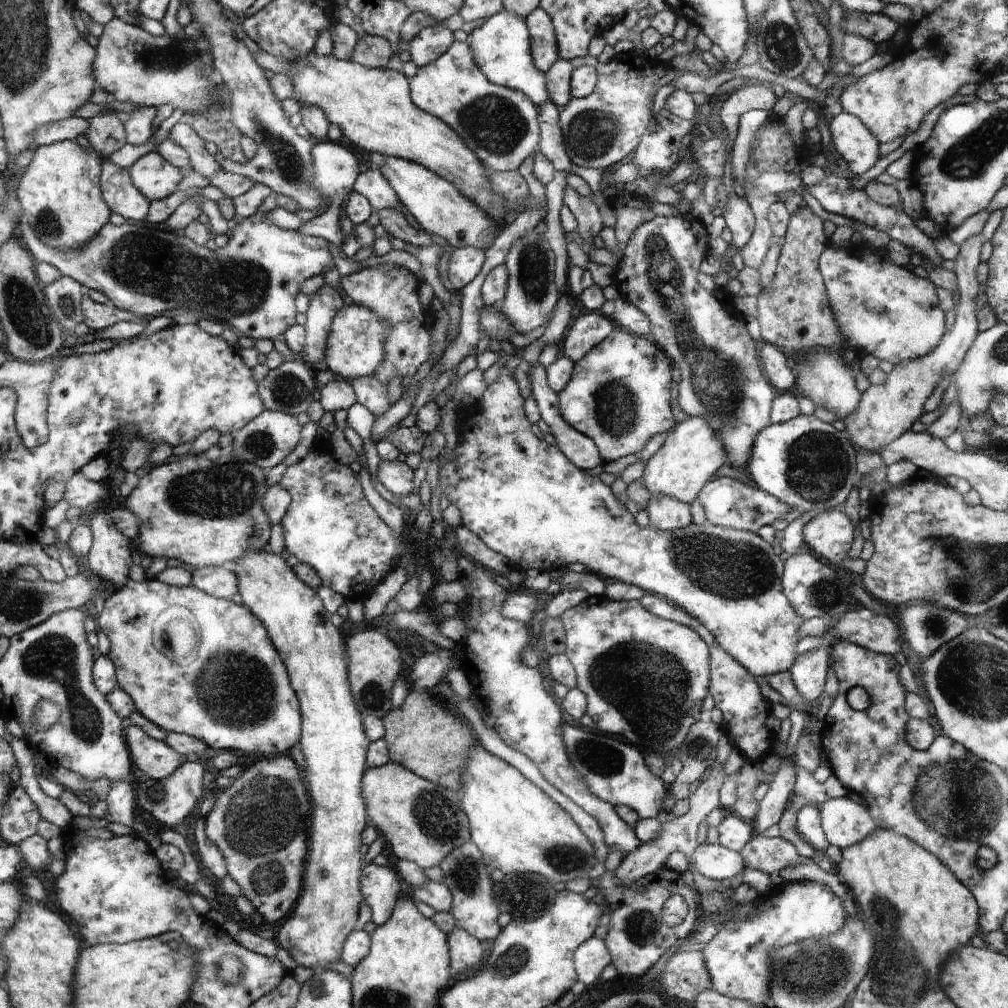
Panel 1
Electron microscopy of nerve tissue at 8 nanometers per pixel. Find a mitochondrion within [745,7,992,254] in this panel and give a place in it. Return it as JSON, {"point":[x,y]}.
{"point":[779,44]}

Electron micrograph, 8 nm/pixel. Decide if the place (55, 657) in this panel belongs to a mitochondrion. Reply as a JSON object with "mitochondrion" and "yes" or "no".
{"mitochondrion":"yes"}

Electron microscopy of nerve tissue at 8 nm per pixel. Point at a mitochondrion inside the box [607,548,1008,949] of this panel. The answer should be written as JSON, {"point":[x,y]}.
{"point":[957,799]}

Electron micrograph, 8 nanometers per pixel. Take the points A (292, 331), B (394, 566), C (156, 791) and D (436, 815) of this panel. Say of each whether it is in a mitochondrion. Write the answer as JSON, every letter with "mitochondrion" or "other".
{"A":"other","B":"other","C":"mitochondrion","D":"mitochondrion"}

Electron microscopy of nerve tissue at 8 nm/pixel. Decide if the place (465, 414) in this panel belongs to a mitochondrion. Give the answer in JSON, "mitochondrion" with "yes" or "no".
{"mitochondrion":"no"}

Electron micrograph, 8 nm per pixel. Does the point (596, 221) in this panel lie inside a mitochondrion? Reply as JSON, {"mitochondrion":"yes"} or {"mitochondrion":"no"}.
{"mitochondrion":"no"}

